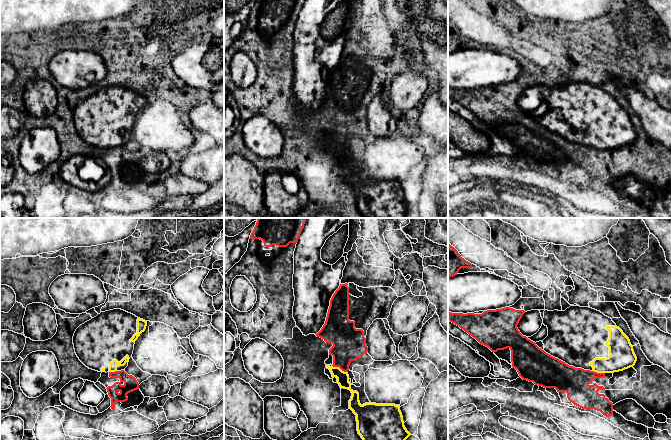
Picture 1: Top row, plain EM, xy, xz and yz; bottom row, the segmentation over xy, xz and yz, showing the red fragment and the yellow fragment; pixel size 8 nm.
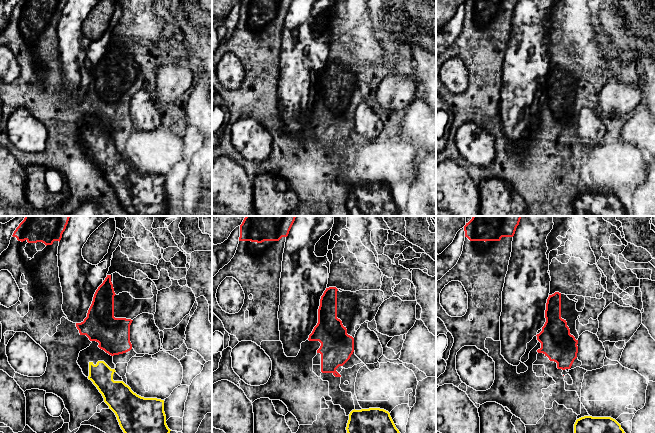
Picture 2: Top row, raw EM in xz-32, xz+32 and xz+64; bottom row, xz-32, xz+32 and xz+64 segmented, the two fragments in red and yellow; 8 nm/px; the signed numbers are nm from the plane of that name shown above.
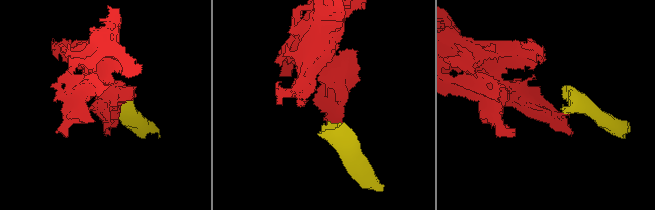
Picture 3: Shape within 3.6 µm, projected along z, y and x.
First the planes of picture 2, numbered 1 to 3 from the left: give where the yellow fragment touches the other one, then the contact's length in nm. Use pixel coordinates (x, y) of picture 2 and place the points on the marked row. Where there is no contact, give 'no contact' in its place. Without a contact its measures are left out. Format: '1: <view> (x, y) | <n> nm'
1: no contact
2: no contact
3: no contact

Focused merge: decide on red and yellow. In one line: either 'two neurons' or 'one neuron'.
two neurons

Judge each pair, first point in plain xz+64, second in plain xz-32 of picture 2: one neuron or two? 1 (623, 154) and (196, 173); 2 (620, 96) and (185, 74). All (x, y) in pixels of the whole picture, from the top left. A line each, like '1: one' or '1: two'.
1: two
2: one

